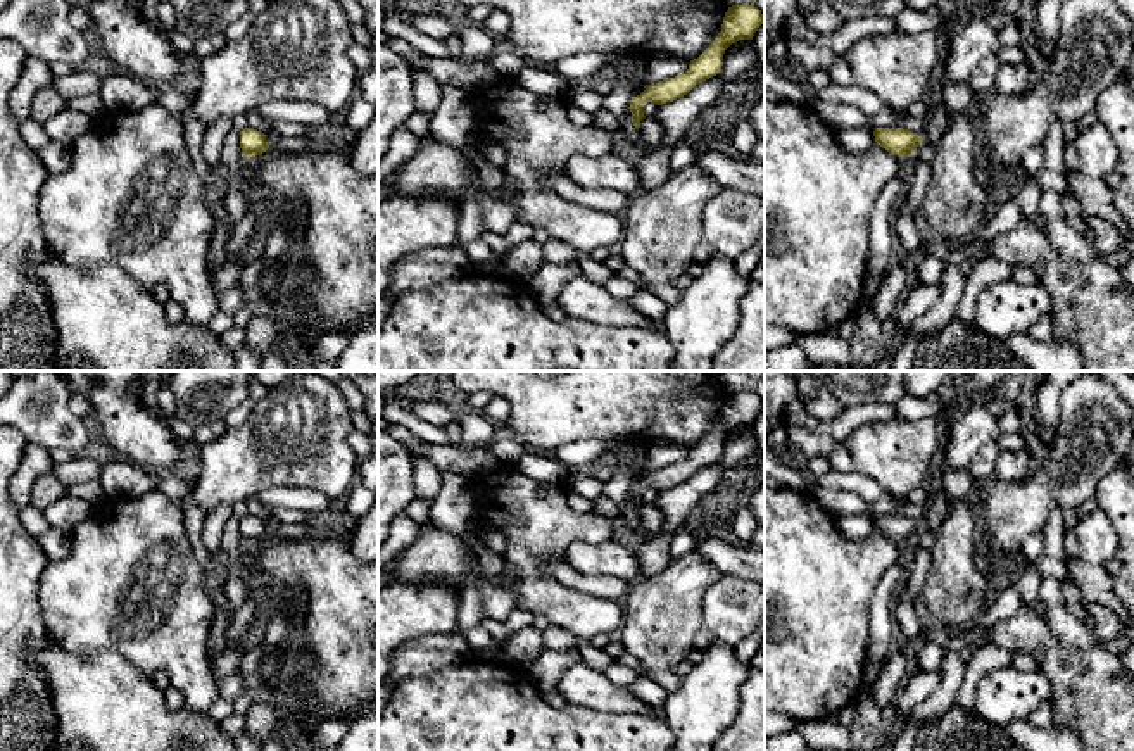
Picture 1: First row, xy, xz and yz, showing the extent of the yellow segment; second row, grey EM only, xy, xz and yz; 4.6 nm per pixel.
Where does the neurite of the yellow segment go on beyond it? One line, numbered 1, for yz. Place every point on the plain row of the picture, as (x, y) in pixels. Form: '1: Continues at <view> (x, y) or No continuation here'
1: No continuation here

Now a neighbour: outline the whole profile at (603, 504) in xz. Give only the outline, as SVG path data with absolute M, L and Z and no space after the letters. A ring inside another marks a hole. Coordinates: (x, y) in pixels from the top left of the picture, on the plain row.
M601 494L592 506L597 514L618 521L620 508L608 495Z

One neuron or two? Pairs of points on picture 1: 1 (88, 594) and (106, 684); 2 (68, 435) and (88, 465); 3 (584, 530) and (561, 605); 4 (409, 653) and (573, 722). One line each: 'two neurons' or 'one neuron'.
1: two neurons
2: two neurons
3: one neuron
4: two neurons

